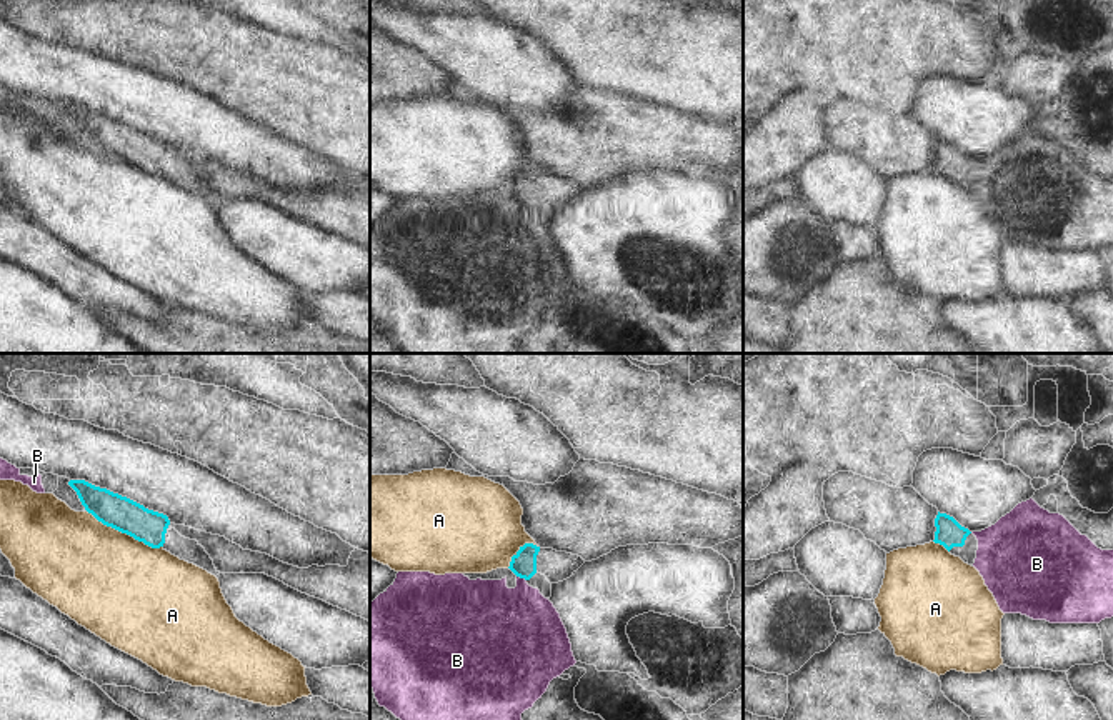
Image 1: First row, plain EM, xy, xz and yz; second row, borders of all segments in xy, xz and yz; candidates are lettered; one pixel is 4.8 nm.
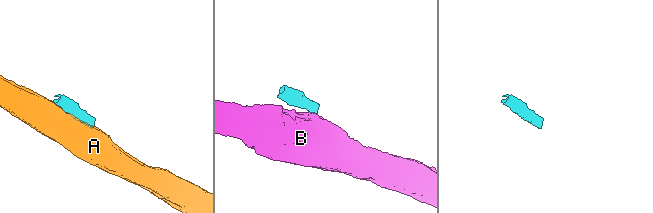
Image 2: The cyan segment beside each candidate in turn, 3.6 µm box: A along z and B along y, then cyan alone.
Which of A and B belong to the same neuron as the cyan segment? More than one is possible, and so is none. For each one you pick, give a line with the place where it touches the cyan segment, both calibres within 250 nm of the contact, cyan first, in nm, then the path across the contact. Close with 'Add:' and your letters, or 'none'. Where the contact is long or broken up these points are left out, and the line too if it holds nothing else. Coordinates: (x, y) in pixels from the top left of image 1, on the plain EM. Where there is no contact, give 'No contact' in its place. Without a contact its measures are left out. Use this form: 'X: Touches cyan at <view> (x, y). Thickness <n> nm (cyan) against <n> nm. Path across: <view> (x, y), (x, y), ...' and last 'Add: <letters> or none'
Add: none

